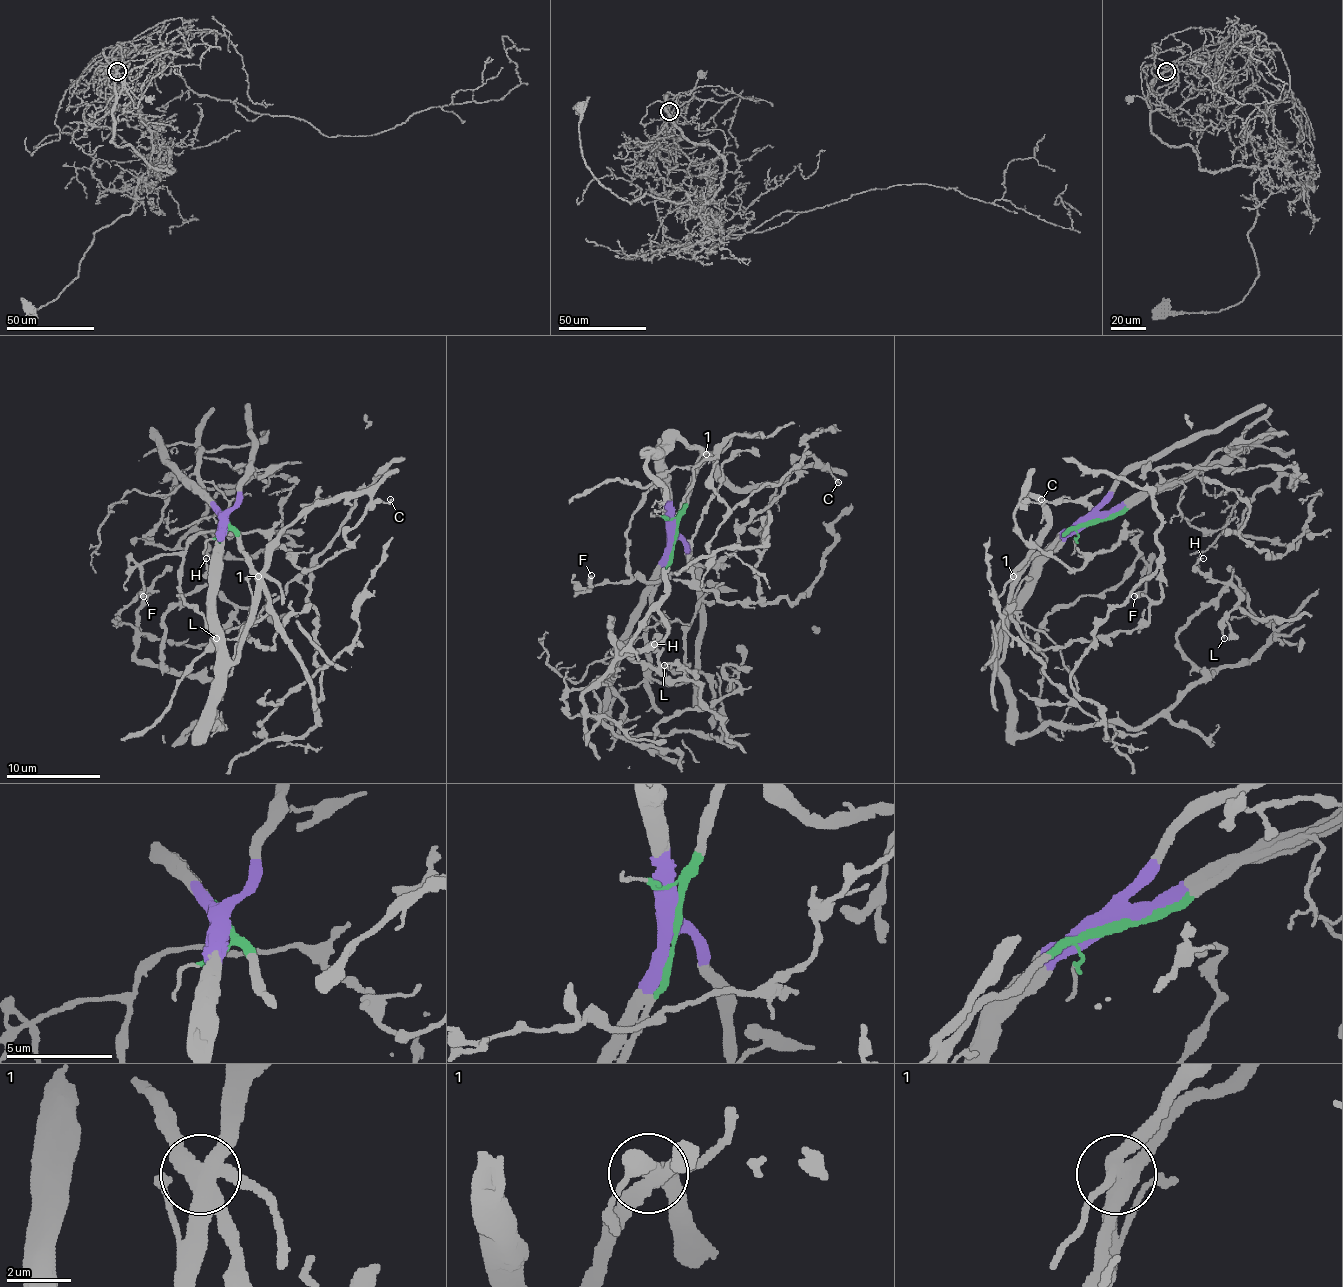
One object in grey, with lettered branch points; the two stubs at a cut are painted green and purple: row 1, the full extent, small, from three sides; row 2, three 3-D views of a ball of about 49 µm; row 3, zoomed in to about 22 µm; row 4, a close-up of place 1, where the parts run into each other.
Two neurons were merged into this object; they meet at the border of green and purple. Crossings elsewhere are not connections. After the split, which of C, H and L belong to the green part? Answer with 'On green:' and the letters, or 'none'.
On green: none

